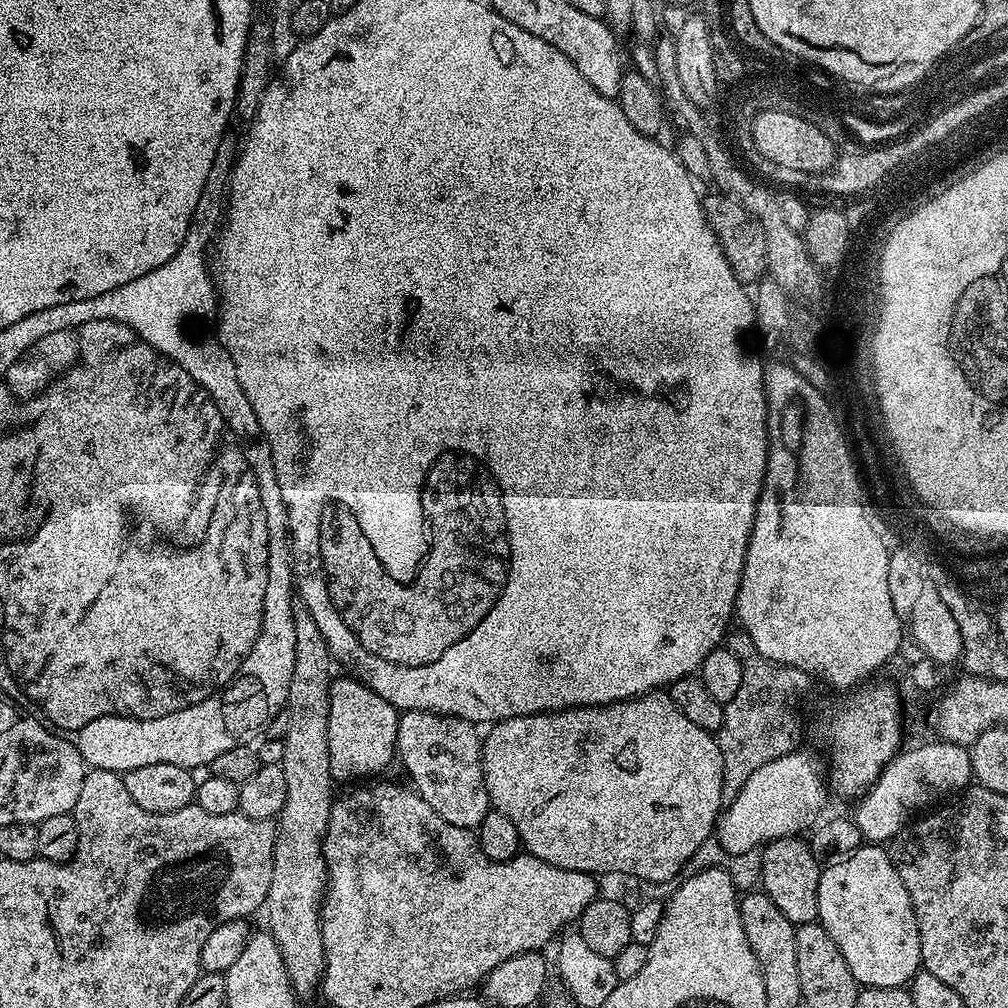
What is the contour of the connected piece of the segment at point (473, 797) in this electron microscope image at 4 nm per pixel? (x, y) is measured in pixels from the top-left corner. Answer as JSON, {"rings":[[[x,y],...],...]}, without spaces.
{"rings":[[[404,712],[398,722],[398,734],[396,735],[396,751],[399,763],[404,763],[408,771],[411,787],[424,799],[450,826],[462,826],[473,830],[479,828],[482,818],[490,810],[488,795],[486,794],[486,782],[482,774],[482,762],[480,761],[480,746],[482,736],[477,725],[469,720],[463,720],[457,716],[440,716],[437,712]]]}

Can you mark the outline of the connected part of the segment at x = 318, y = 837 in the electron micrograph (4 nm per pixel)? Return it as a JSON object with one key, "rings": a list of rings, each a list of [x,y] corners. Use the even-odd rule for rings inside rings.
{"rings":[[[303,606],[293,607],[292,617],[294,618],[294,674],[290,674],[290,690],[288,691],[288,703],[286,711],[290,718],[290,726],[286,726],[286,734],[284,735],[284,749],[282,750],[282,758],[280,759],[280,768],[286,774],[286,806],[282,806],[280,815],[275,821],[276,837],[274,838],[274,854],[272,855],[272,869],[270,870],[270,890],[266,894],[262,905],[262,913],[268,919],[266,924],[267,931],[272,933],[274,942],[278,946],[278,954],[282,956],[282,962],[286,968],[286,974],[289,978],[289,984],[292,991],[297,997],[317,995],[318,989],[321,987],[324,978],[324,943],[320,937],[320,910],[322,901],[326,891],[328,882],[328,868],[324,865],[324,835],[328,829],[330,822],[330,810],[334,799],[334,781],[332,779],[332,771],[330,770],[330,742],[328,741],[328,727],[330,726],[330,694],[332,693],[333,673],[328,673],[328,667],[333,667],[332,651],[326,646],[326,638],[322,638],[322,630],[318,630],[318,625],[314,623],[314,618],[310,618],[310,614]]]}

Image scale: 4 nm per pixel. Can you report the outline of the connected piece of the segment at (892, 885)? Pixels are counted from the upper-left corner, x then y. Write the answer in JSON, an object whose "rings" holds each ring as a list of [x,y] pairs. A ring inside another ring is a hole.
{"rings":[[[865,846],[854,854],[850,854],[850,858],[846,858],[846,862],[838,862],[821,871],[818,882],[818,923],[826,930],[826,934],[830,934],[830,938],[834,938],[834,946],[838,946],[838,950],[842,950],[842,958],[846,958],[846,966],[850,966],[850,974],[854,974],[857,985],[865,988],[903,988],[917,972],[921,971],[920,935],[918,934],[916,915],[910,902],[910,894],[906,890],[906,886],[902,886],[902,878],[898,878],[898,870],[894,866],[892,857],[883,847]]]}

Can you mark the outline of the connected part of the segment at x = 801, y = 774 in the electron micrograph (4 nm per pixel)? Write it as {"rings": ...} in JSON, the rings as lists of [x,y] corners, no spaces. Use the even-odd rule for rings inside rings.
{"rings":[[[786,752],[776,755],[773,760],[764,760],[757,764],[760,765],[745,778],[740,793],[733,798],[732,805],[730,800],[718,821],[720,844],[732,856],[744,856],[751,848],[759,849],[772,840],[781,840],[787,836],[799,837],[807,833],[821,819],[820,811],[823,810],[828,796],[830,797],[829,789],[826,787],[826,768],[824,772],[819,758],[812,752]]]}

